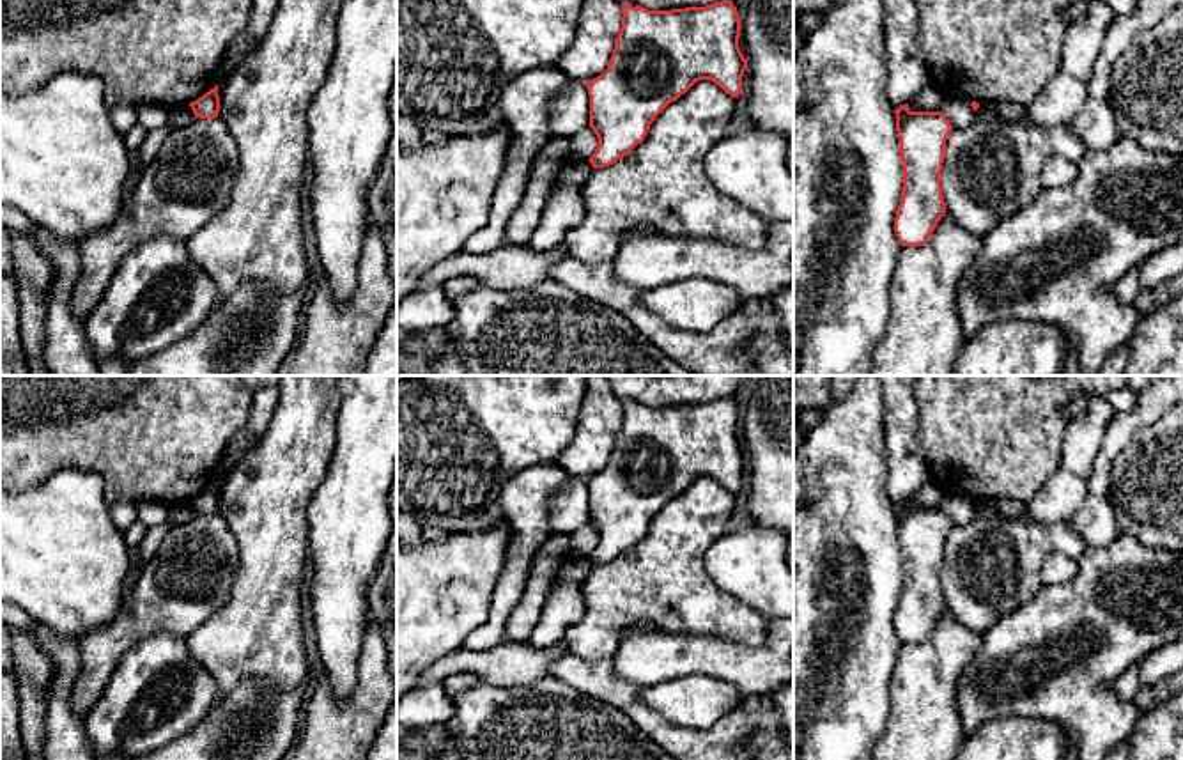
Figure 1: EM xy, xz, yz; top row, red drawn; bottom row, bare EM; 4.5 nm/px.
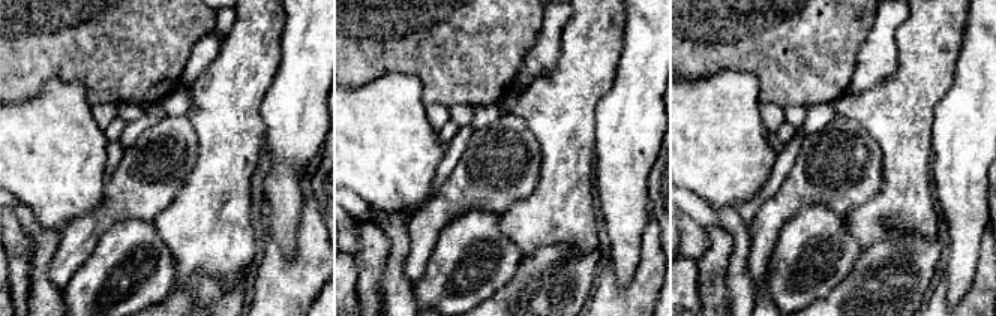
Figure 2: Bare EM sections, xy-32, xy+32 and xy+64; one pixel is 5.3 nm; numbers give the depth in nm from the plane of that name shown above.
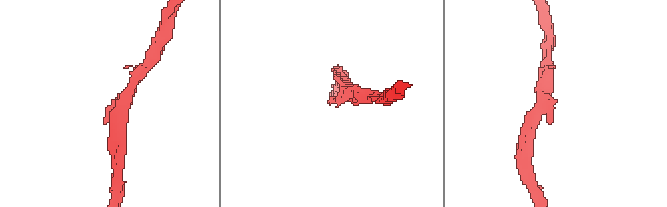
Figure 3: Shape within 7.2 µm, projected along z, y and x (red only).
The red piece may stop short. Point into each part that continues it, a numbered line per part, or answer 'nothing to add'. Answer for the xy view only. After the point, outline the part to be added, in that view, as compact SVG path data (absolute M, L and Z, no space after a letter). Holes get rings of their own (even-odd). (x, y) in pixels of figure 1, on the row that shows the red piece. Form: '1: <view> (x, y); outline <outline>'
nothing to add

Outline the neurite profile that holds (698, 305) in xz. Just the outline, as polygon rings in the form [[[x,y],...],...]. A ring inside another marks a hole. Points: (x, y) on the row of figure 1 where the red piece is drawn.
[[[692,278],[645,291],[641,303],[680,331],[708,333],[740,306],[723,283]]]

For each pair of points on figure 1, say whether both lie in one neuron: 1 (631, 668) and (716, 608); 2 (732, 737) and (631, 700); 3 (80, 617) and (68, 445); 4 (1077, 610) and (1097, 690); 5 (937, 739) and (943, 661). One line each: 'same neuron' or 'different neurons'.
1: different neurons
2: same neuron
3: different neurons
4: same neuron
5: same neuron

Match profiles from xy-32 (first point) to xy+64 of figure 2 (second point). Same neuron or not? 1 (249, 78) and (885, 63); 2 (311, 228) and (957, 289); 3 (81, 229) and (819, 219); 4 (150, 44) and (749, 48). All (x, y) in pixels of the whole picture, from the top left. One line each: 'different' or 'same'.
1: different
2: different
3: different
4: same

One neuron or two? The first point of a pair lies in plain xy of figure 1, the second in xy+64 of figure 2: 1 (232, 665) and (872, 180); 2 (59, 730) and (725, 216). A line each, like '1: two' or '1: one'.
1: two
2: one

